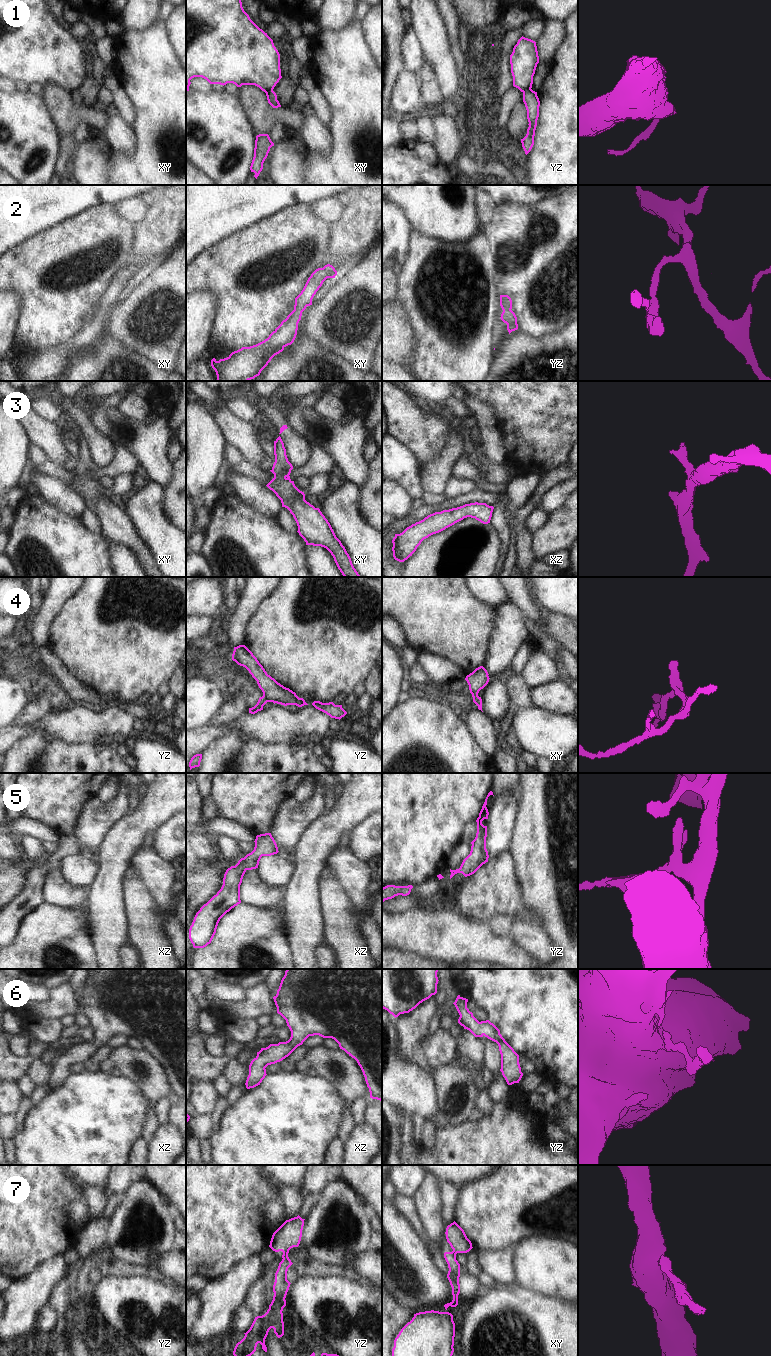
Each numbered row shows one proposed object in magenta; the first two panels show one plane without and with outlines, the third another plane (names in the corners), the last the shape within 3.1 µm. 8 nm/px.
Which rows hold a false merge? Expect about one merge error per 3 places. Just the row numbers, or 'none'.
1, 7.

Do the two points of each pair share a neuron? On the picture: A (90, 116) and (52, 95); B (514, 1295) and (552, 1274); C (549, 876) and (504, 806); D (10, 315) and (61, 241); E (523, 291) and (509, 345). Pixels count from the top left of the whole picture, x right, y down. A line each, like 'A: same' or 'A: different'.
A: same
B: different
C: different
D: different
E: different

